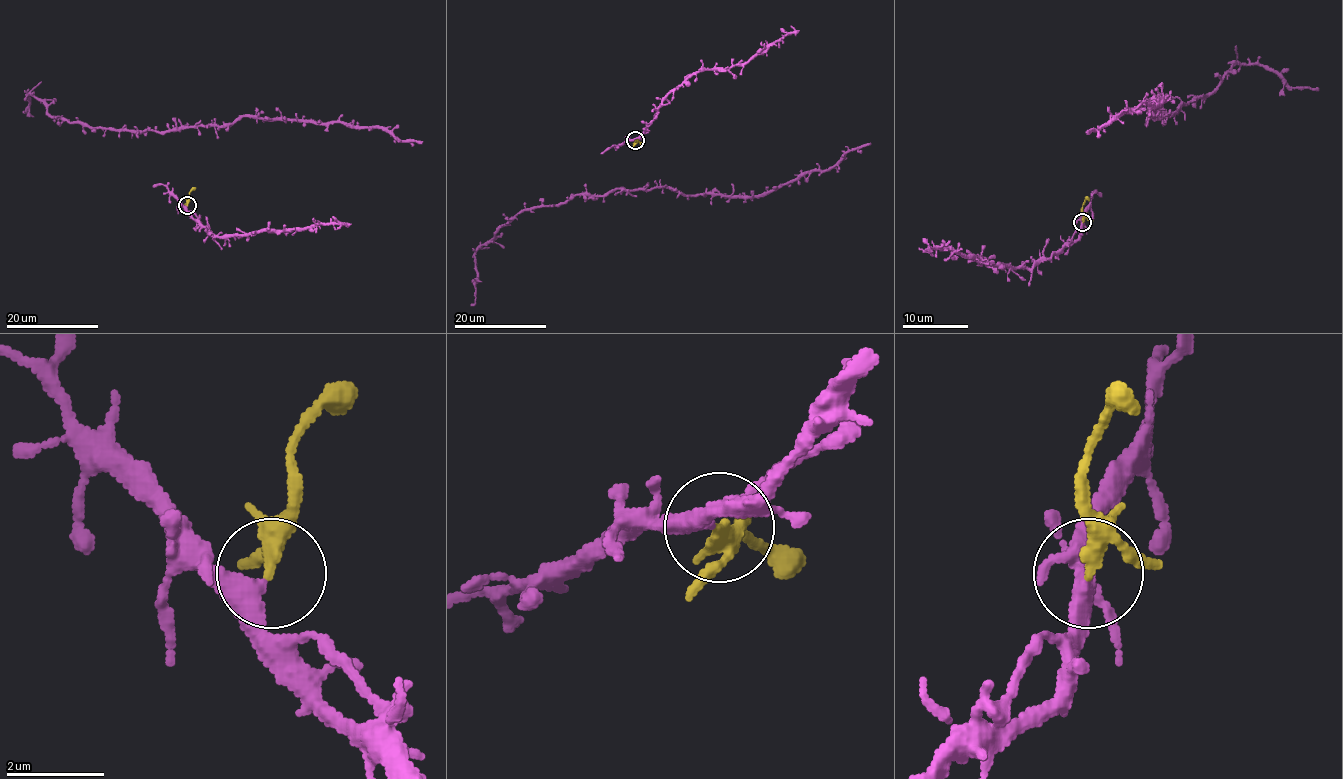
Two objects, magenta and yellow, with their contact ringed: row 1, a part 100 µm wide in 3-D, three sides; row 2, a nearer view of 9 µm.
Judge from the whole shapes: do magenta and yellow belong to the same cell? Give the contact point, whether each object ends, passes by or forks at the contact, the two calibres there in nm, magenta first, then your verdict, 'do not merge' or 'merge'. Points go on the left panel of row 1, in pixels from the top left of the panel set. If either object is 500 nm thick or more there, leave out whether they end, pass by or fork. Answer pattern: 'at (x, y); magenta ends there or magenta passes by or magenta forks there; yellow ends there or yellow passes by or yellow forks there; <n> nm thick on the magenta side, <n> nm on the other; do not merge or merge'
at (187, 205); magenta passes by; yellow forks there; 360 nm thick on the magenta side, 200 nm on the other; do not merge

